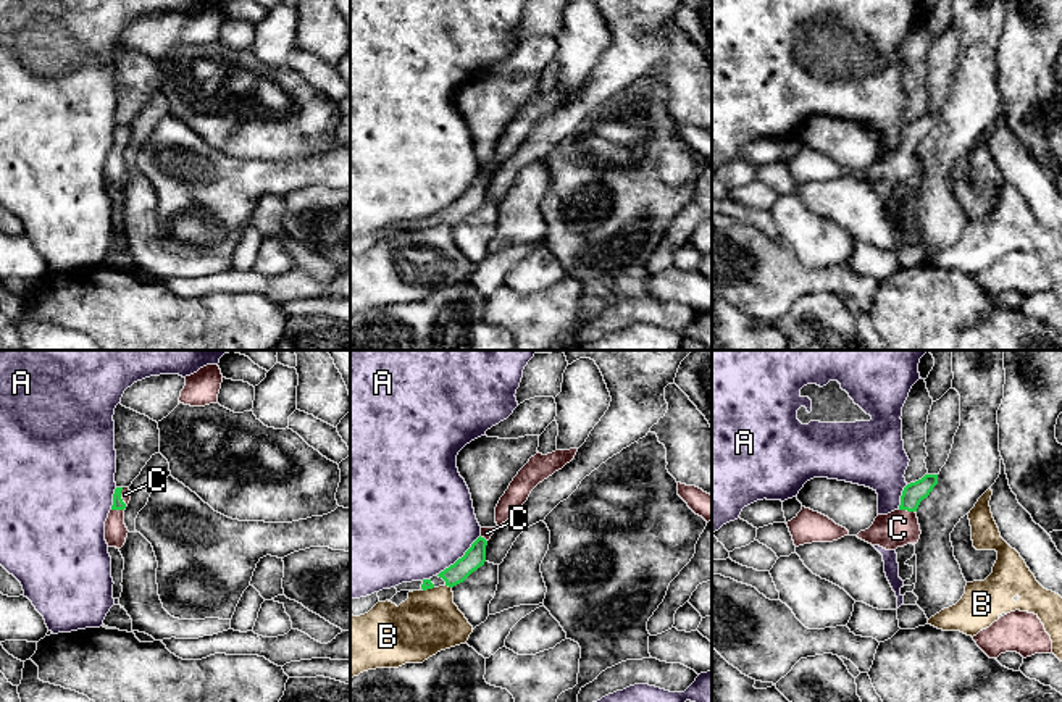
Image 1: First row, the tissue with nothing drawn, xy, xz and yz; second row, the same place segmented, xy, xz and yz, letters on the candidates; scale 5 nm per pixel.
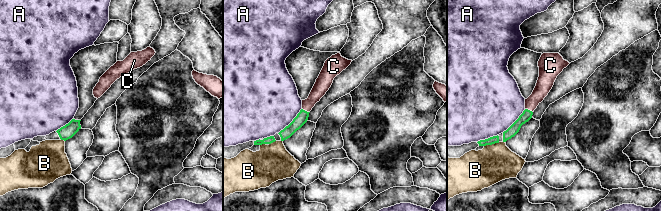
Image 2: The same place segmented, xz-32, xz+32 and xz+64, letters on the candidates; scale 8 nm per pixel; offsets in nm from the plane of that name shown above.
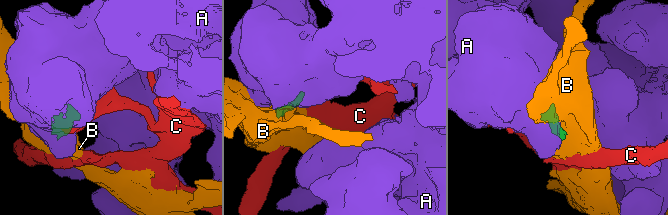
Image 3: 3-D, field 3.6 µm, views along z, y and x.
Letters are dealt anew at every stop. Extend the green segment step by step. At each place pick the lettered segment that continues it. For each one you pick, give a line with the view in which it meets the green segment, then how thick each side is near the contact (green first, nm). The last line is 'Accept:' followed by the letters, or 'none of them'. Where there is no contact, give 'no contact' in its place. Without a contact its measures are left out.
C: meets green in yz; 110 nm thick on the green side, 180 nm on the other
Accept: C

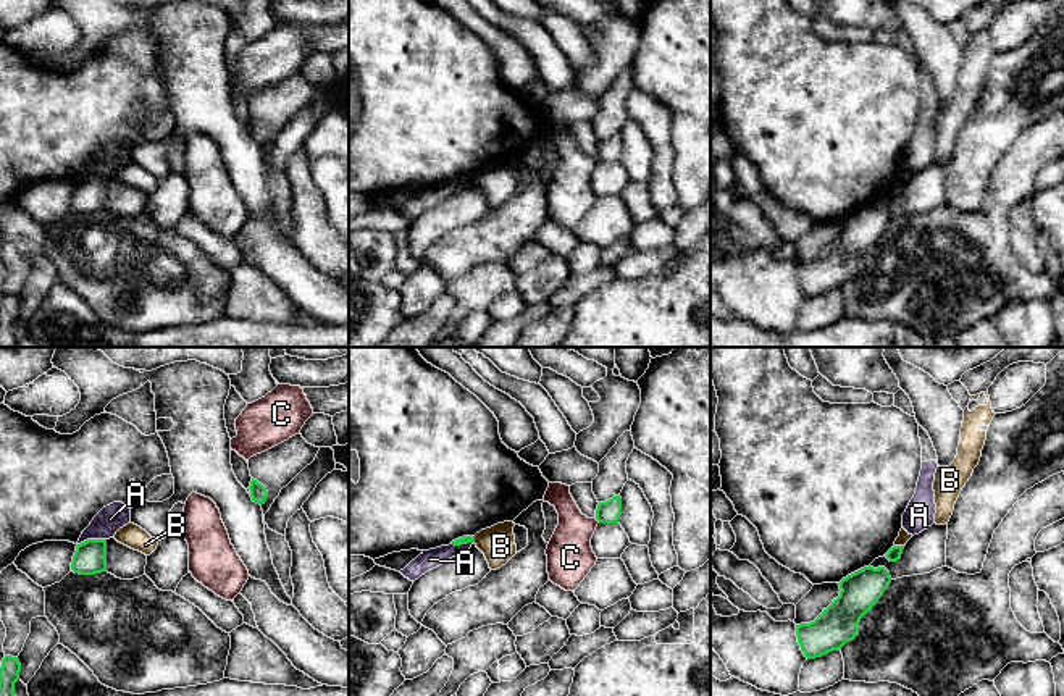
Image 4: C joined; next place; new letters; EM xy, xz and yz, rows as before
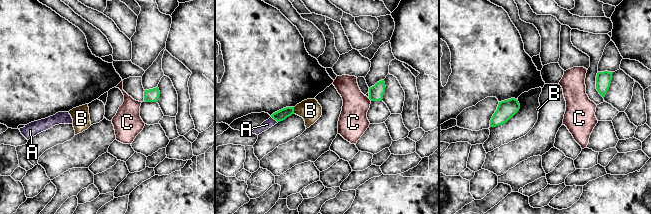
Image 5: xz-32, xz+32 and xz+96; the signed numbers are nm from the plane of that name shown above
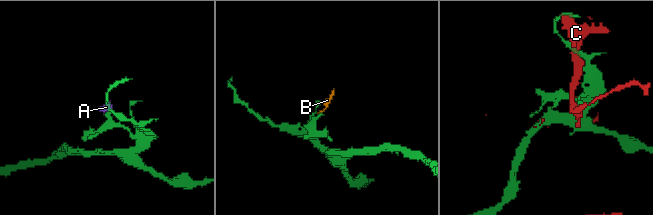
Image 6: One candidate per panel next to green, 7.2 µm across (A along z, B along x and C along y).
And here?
Accept: none of them

